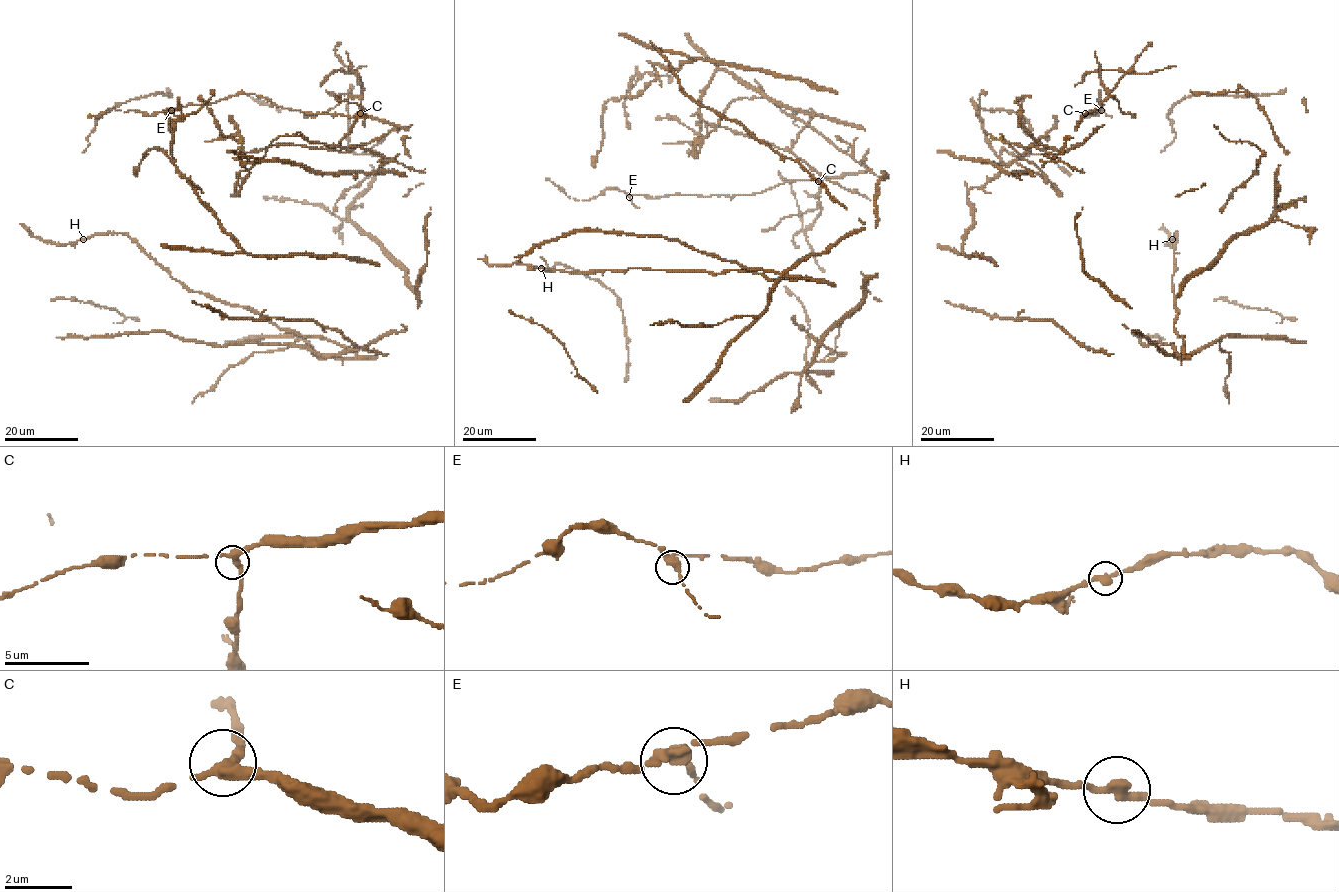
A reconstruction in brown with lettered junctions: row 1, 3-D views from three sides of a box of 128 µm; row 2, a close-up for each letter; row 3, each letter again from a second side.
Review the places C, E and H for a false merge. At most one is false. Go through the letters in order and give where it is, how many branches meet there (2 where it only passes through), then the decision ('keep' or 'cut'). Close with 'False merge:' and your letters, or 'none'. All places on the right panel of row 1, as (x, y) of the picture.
C: (1085, 113) | 2 | keep
E: (1101, 110) | 2 | keep
H: (1172, 239) | 2 | keep
False merge: none

